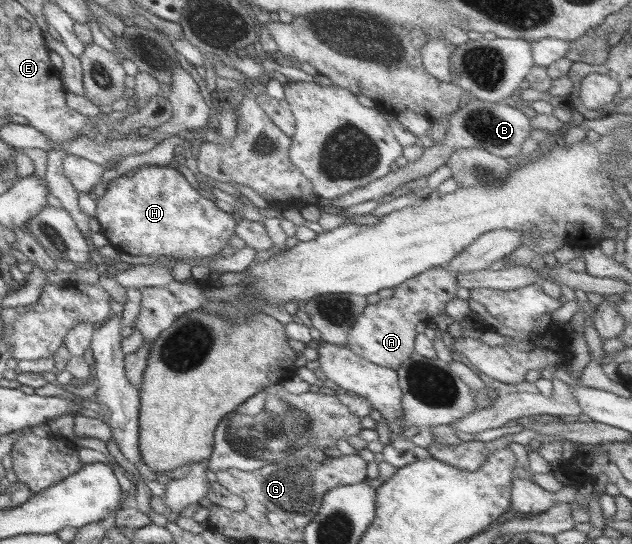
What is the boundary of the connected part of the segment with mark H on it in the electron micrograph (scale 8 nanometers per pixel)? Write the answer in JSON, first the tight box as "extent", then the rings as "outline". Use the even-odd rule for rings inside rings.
{"extent":[95,166,236,260],"outline":[[[145,166],[140,168],[138,172],[134,172],[134,175],[126,176],[122,175],[113,180],[110,184],[107,185],[105,189],[104,195],[100,197],[97,201],[95,217],[98,219],[98,223],[100,223],[99,232],[102,235],[106,236],[109,243],[119,252],[128,253],[128,255],[147,255],[147,257],[158,259],[165,255],[166,257],[173,257],[177,260],[184,259],[196,259],[203,257],[212,257],[212,255],[216,255],[219,251],[222,251],[225,247],[227,247],[228,240],[235,233],[235,225],[236,219],[232,216],[231,213],[223,211],[218,208],[214,201],[204,197],[198,190],[192,188],[192,185],[184,178],[184,175],[179,172],[177,169],[168,169],[168,167],[155,167],[155,166]]]}

